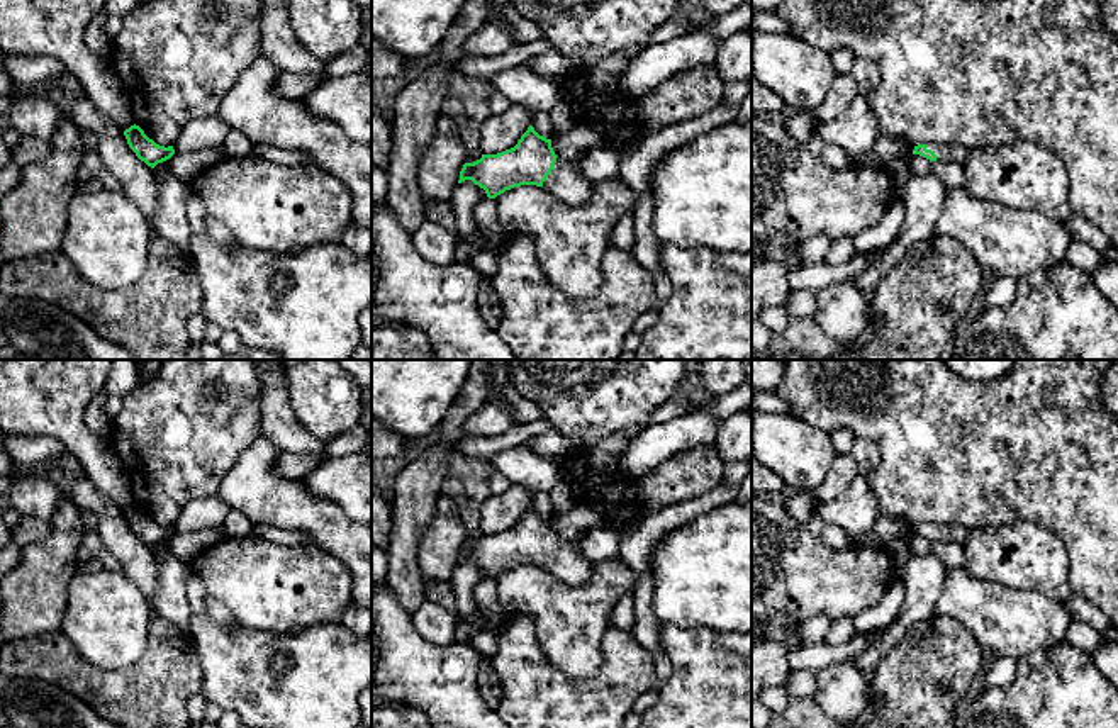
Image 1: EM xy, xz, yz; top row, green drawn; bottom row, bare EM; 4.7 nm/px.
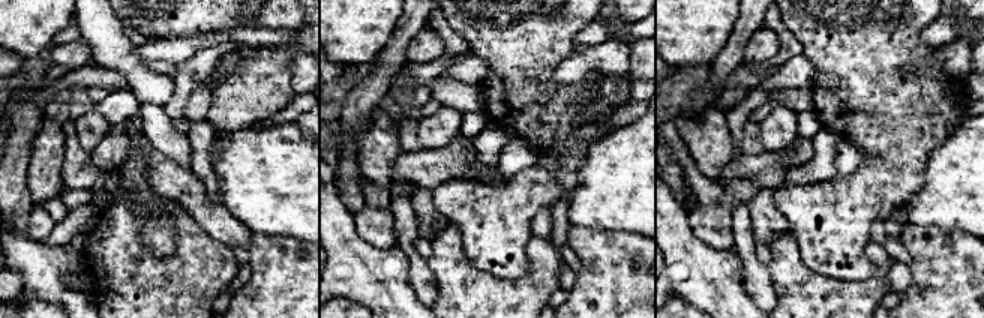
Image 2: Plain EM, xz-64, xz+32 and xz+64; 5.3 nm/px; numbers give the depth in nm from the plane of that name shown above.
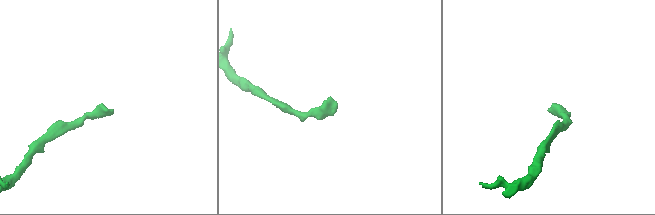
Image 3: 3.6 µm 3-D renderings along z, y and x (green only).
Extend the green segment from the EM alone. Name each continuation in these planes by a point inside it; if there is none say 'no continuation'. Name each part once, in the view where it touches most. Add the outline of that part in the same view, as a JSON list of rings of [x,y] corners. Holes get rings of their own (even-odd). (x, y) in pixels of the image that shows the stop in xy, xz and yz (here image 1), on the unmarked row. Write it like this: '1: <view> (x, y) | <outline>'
1: xz (565, 562) | [[[556,538],[543,568],[568,585],[584,585],[594,575],[595,563],[582,555],[579,541],[565,543]]]

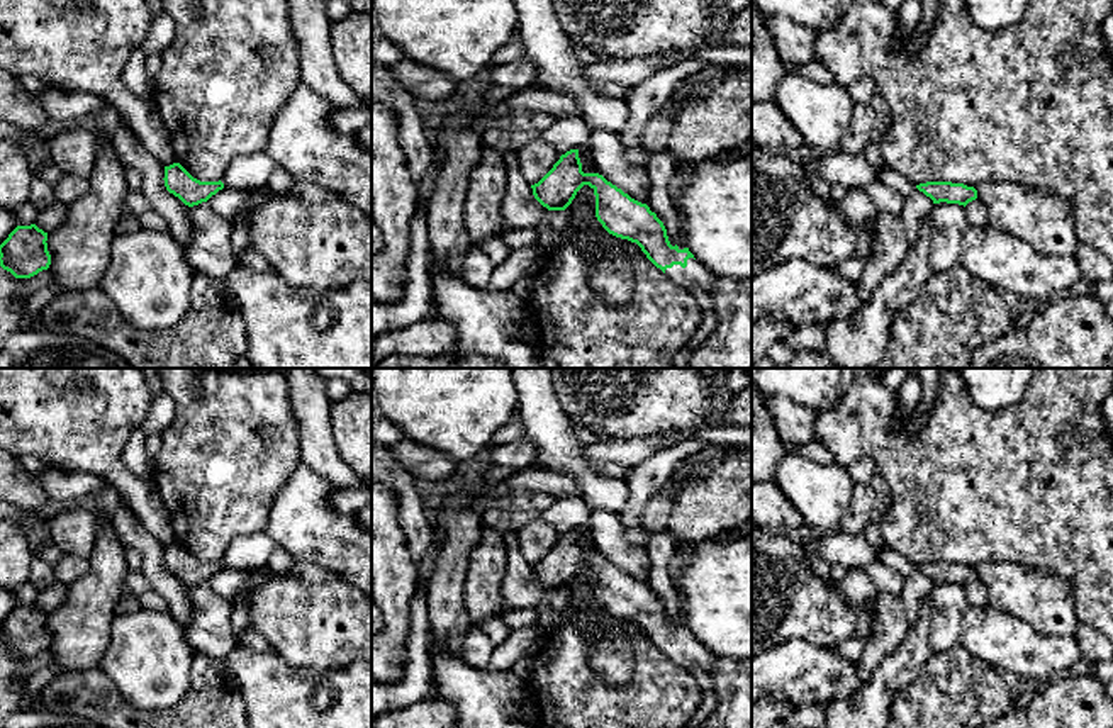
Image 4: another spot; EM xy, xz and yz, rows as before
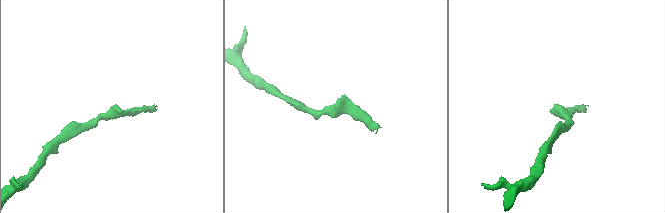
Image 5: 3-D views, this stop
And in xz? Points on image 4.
1: xz (694, 655) | [[[694,638],[687,640],[687,647],[674,645],[665,650],[667,657],[685,669],[711,670],[716,655]]]

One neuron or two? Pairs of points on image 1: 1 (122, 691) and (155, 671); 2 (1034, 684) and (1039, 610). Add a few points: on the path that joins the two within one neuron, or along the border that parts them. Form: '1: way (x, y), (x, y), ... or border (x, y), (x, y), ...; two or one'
1: way (131, 691), (146, 679); one
2: border (1064, 640), (1034, 649), (1017, 660); two

